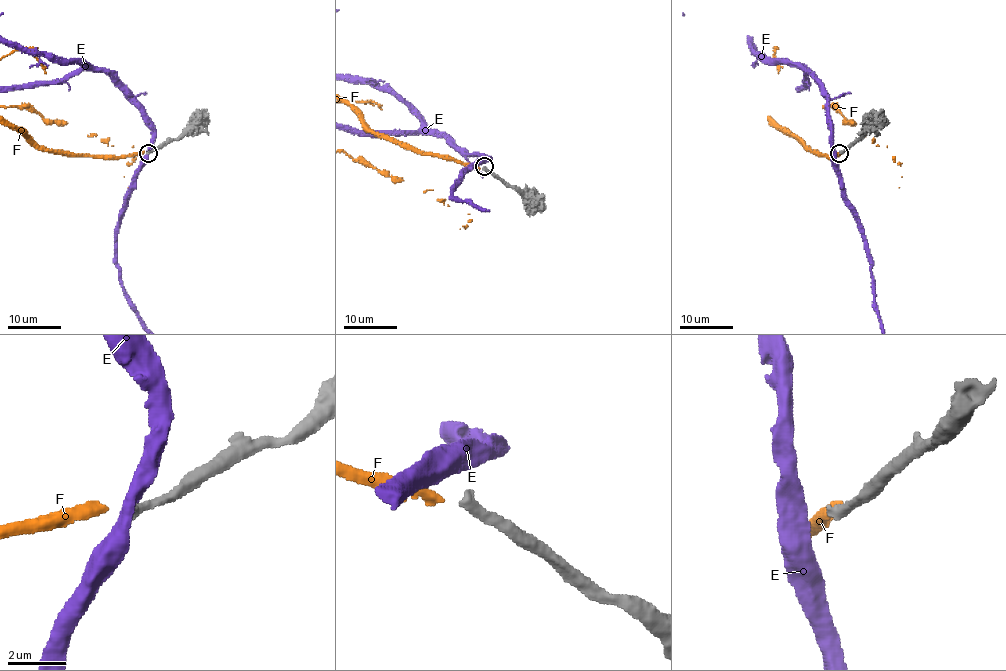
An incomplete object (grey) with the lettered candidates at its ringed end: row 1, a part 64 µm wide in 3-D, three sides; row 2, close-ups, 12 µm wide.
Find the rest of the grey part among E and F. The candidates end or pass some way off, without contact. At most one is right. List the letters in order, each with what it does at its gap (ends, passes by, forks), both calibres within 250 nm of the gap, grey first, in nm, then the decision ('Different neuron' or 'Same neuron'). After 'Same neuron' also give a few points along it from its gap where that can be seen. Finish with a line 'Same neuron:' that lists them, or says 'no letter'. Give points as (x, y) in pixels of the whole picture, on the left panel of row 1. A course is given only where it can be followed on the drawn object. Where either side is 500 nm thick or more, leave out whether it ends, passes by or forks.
E: It passes by. Thickness 360 nm (grey) against 480 nm. Different neuron
F: It ends there. Thickness 360 nm (grey) against 340 nm. Different neuron
Same neuron: no letter

